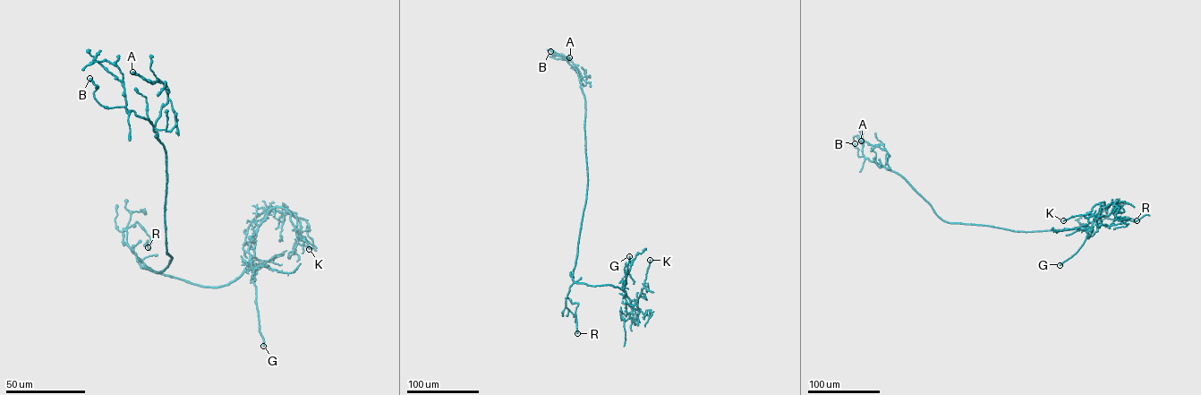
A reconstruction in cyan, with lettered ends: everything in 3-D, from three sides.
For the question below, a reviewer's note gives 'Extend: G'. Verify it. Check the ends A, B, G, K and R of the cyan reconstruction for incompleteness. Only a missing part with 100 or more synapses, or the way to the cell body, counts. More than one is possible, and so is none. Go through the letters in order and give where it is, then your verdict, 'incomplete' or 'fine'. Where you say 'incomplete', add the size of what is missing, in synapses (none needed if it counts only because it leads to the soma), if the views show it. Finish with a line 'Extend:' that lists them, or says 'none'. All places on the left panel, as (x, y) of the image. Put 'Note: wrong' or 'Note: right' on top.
Note: right
A: (132, 72) | fine
B: (89, 78) | fine
G: (263, 346) | incomplete
K: (309, 249) | fine
R: (148, 247) | fine
Extend: G

